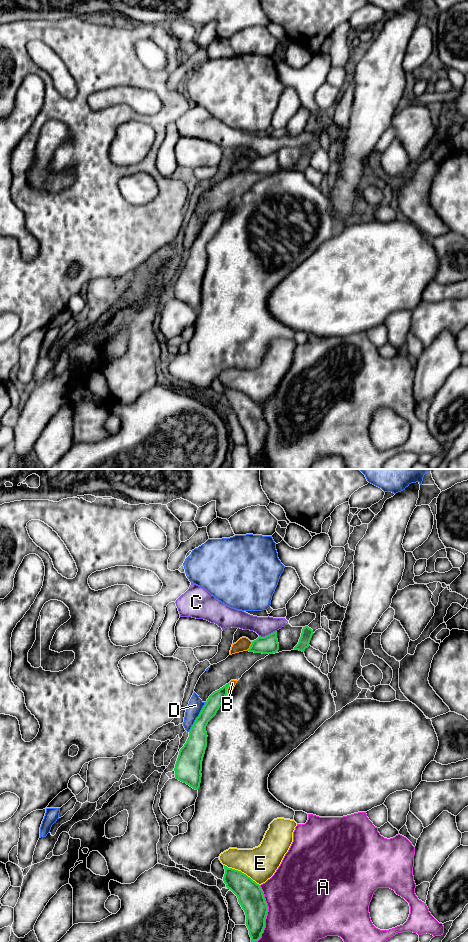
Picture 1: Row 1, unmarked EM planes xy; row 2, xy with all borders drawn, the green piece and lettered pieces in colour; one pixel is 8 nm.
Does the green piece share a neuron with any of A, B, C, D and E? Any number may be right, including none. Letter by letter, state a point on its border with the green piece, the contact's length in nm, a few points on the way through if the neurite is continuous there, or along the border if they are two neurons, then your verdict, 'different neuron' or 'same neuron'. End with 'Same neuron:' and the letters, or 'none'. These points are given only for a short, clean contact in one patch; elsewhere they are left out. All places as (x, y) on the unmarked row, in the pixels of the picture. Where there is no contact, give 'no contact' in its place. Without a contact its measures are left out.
A: xy (266, 435) | 460 nm | different neuron
B: xy (226, 209) | 110 nm | different neuron
C: xy (267, 155) | 150 nm | along xy (276, 150), (264, 156), (259, 156) | different neuron
D: xy (197, 237) | 280 nm | different neuron
E: xy (241, 392) | 340 nm | different neuron
Same neuron: none

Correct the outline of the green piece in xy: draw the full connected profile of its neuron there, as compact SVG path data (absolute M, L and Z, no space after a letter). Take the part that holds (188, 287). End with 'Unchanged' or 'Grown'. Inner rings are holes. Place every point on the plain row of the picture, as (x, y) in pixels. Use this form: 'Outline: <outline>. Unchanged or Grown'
Outline: M229 203L213 212L189 251L175 284L175 298L198 310L201 303L202 281L207 267L206 246L222 225Z. Unchanged

